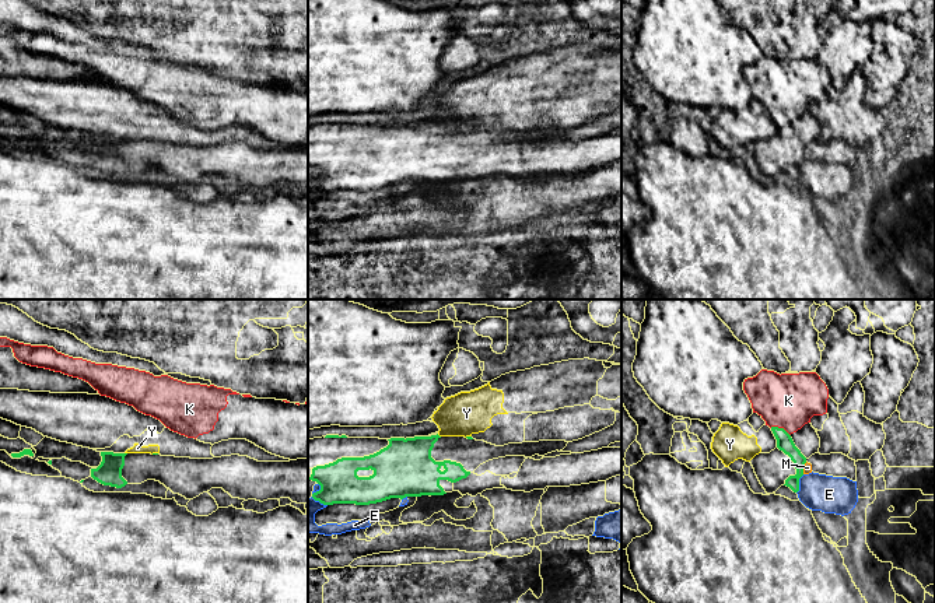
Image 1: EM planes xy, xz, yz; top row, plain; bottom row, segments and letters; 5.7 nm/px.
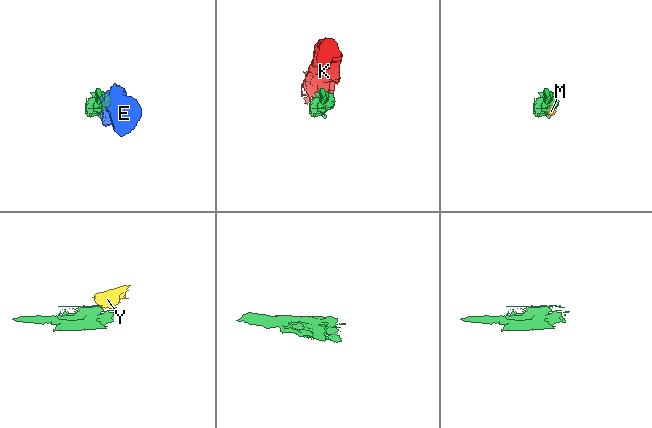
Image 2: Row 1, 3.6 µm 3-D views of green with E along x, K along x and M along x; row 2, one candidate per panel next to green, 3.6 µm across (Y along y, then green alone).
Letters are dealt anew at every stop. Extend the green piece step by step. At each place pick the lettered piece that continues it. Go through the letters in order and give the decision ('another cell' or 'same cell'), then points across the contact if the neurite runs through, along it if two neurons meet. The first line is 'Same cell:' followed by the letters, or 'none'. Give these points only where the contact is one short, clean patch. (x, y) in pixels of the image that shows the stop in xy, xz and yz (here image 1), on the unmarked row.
Same cell: none
E: another cell
K: another cell
M: another cell; border along yz (806, 149), (802, 160)
Y: another cell; border along xz (437, 121), (440, 123)

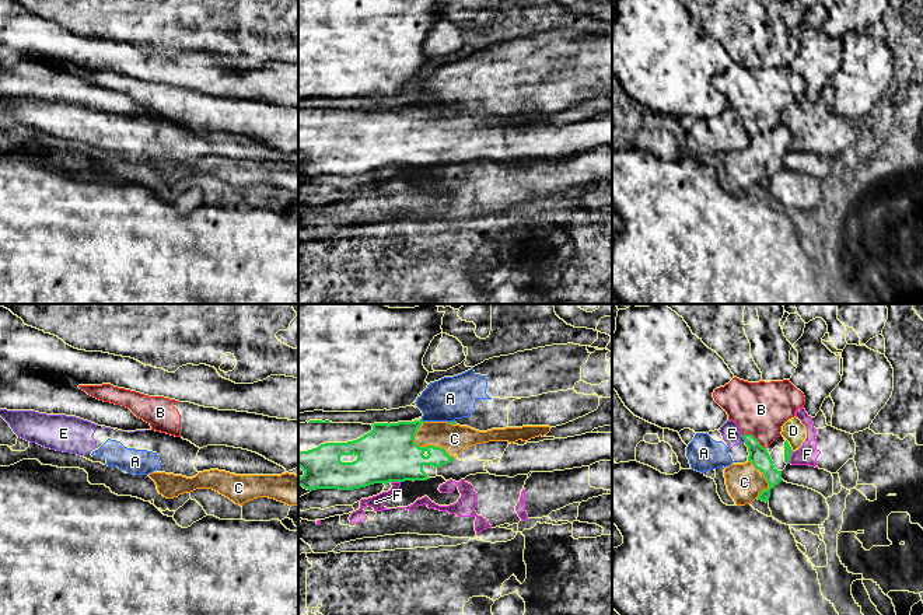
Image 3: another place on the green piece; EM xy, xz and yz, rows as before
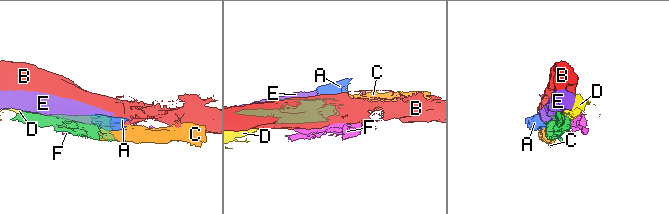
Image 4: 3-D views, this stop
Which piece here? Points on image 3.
Same cell: C
A: another cell; border along xz (420, 105), (423, 108)
B: another cell
C: same cell
D: another cell
E: another cell
F: another cell; border along yz (793, 137), (787, 149)

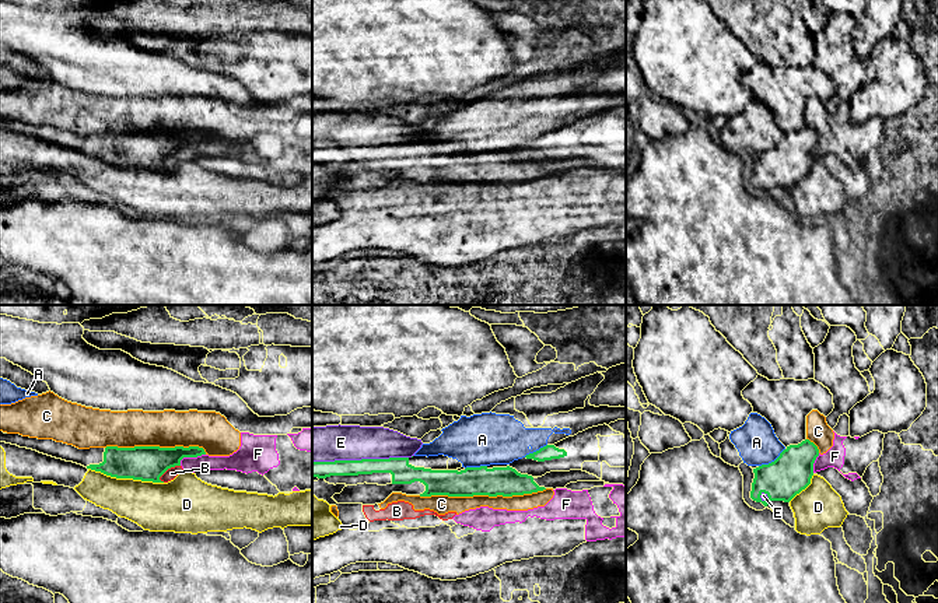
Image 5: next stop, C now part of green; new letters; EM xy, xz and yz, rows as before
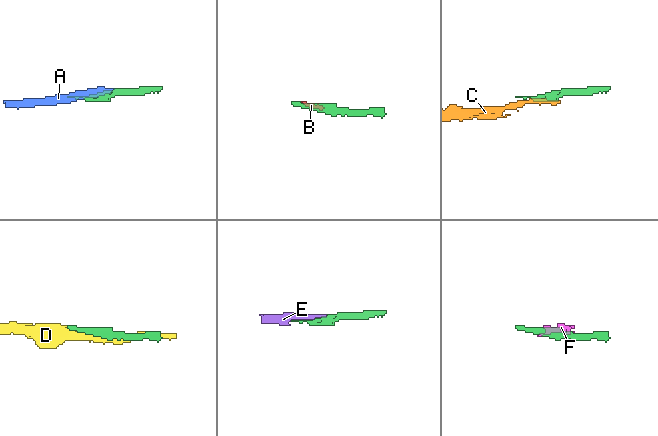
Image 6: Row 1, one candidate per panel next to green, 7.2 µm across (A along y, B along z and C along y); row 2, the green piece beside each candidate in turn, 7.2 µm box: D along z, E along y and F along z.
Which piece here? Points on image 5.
Same cell: E
A: another cell
B: another cell
C: another cell
D: another cell
E: same cell
F: another cell; border along xy (205, 140), (185, 143), (179, 151)

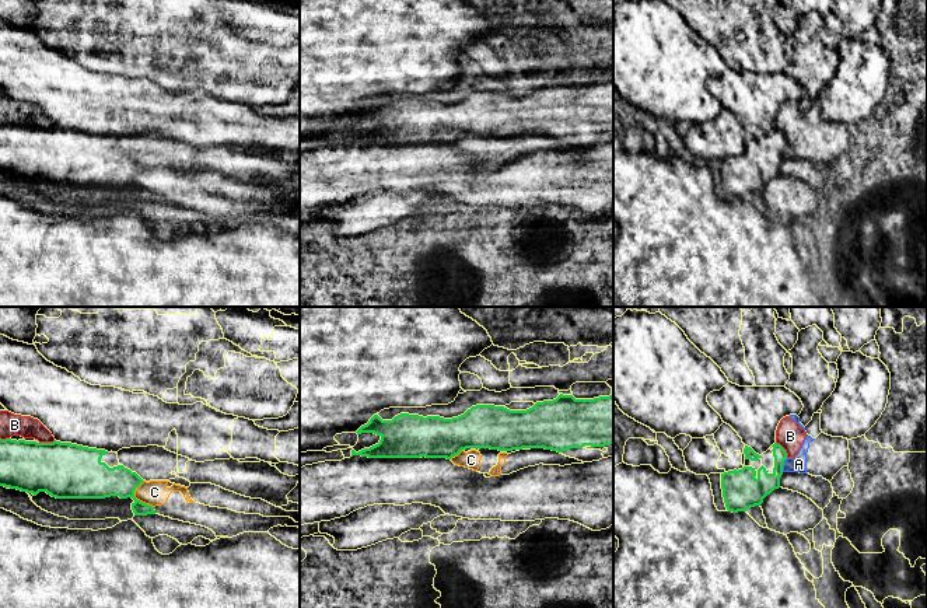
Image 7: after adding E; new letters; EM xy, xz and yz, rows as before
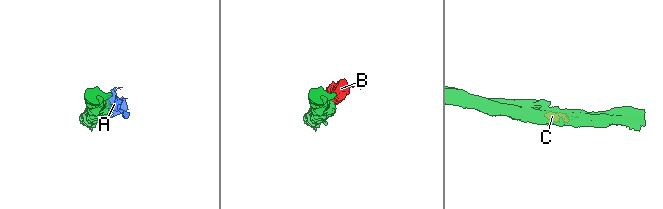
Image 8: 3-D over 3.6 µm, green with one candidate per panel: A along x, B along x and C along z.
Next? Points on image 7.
Same cell: none
A: another cell; border along yz (787, 144), (782, 157)
B: another cell
C: another cell; border along xy (143, 167), (135, 177), (135, 182), (153, 194)

